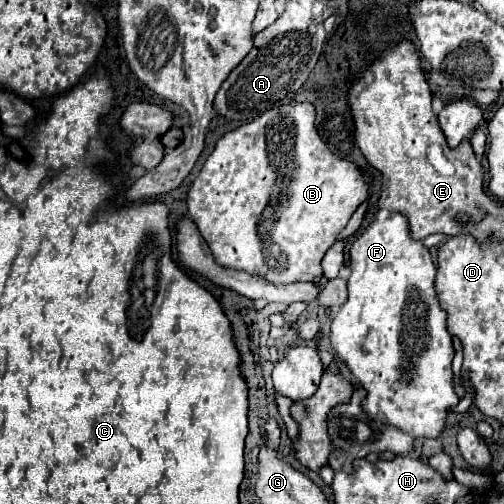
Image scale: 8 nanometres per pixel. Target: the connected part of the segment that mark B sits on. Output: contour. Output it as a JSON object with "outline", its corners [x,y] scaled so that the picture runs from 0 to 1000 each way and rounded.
{"outline":[[[577,202],[577,206],[554,206],[530,222],[522,222],[514,234],[450,262],[446,270],[435,274],[435,282],[427,286],[427,298],[419,302],[419,310],[411,313],[407,329],[399,333],[395,349],[383,357],[375,385],[371,385],[371,413],[375,413],[375,429],[387,437],[399,468],[407,472],[407,480],[415,484],[431,524],[462,532],[462,536],[482,536],[494,544],[510,544],[530,552],[534,560],[550,560],[550,563],[581,563],[581,560],[605,560],[605,556],[625,556],[633,548],[641,548],[641,528],[637,516],[645,508],[645,500],[653,496],[653,488],[669,476],[673,460],[688,448],[692,433],[700,429],[700,421],[708,417],[708,409],[732,389],[728,381],[728,365],[720,357],[716,337],[700,325],[688,321],[681,313],[673,313],[669,306],[661,306],[649,290],[649,282],[633,270],[629,254],[625,254],[625,210],[617,202]]]}

